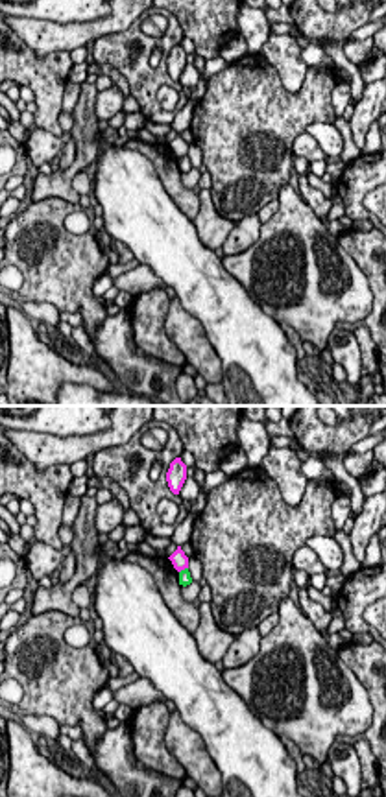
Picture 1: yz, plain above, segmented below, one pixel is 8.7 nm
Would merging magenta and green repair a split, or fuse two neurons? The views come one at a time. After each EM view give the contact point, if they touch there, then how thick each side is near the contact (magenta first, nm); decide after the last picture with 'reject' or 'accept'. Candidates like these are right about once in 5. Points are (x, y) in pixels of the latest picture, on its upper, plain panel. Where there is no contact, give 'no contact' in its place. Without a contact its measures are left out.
meets magenta at (183, 155); 140 nm thick on the magenta side, 100 nm on the other

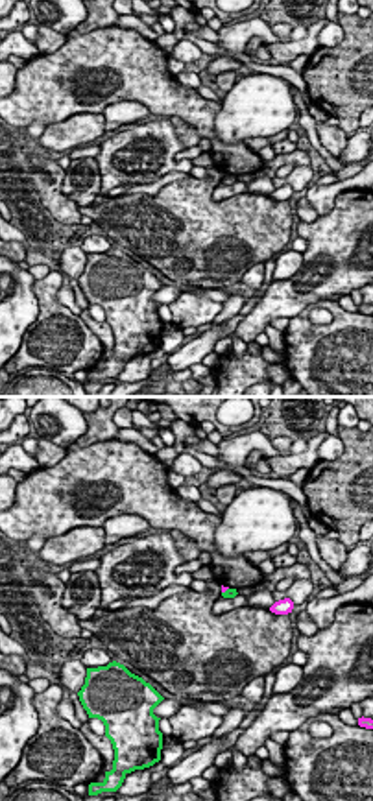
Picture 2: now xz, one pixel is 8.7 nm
meets magenta at (224, 178); 50 nm thick on the magenta side, 90 nm on the other

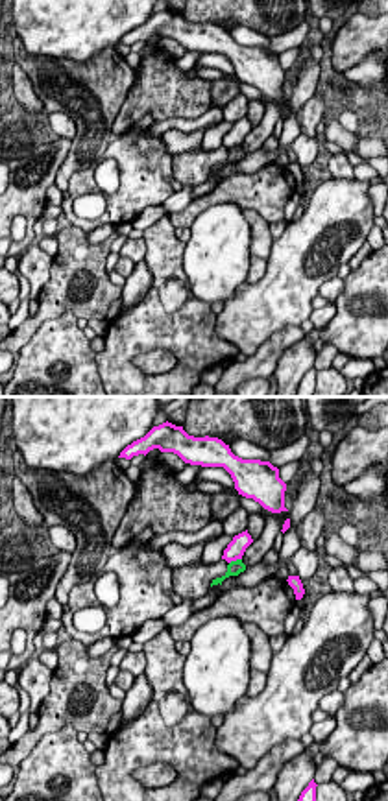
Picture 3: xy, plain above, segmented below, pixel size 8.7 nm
meets magenta at (235, 146); 160 nm thick on the magenta side, 130 nm on the other

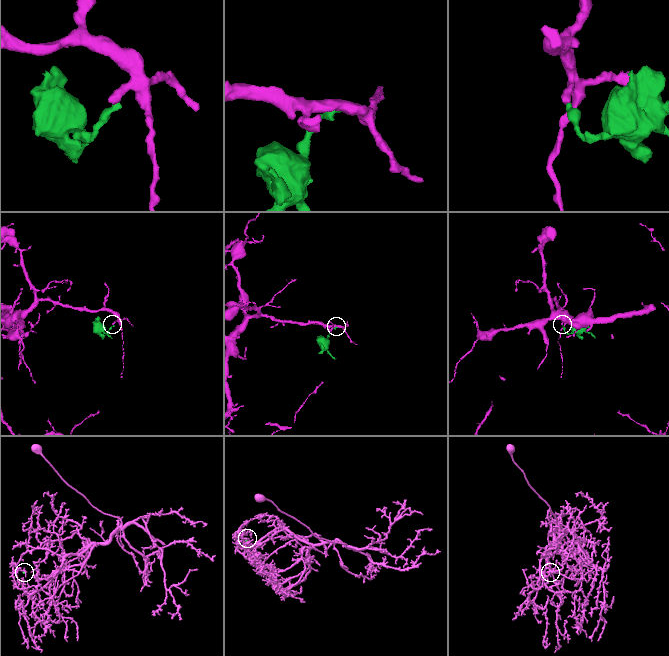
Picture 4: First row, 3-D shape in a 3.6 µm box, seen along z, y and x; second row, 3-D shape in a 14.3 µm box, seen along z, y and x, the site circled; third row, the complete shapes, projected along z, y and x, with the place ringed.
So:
reject

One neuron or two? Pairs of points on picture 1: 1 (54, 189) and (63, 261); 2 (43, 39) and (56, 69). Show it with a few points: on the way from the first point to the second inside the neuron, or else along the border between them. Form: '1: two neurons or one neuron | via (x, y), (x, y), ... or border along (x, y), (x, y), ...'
1: two neurons | border along (34, 200), (63, 198), (78, 203)
2: two neurons | border along (19, 35), (37, 56), (60, 50), (69, 52)

